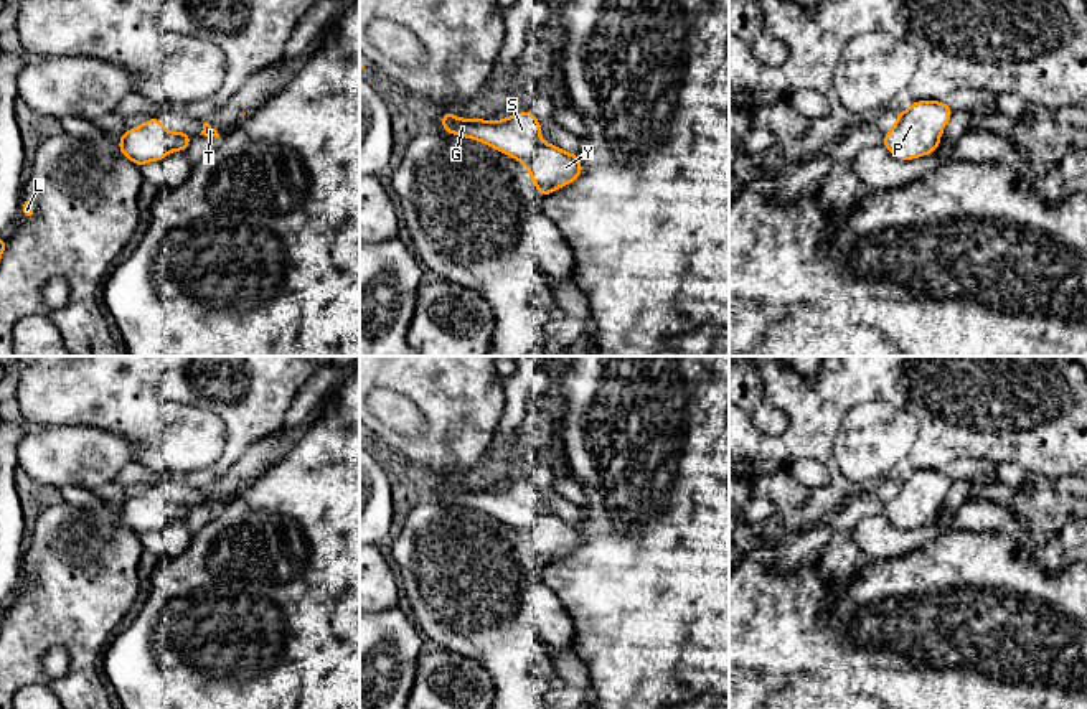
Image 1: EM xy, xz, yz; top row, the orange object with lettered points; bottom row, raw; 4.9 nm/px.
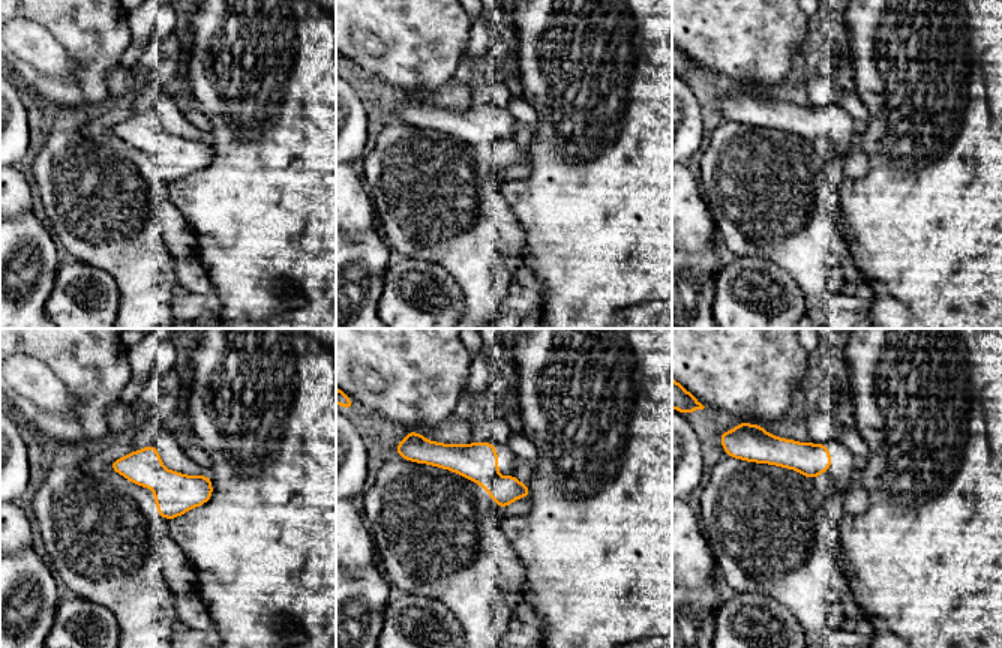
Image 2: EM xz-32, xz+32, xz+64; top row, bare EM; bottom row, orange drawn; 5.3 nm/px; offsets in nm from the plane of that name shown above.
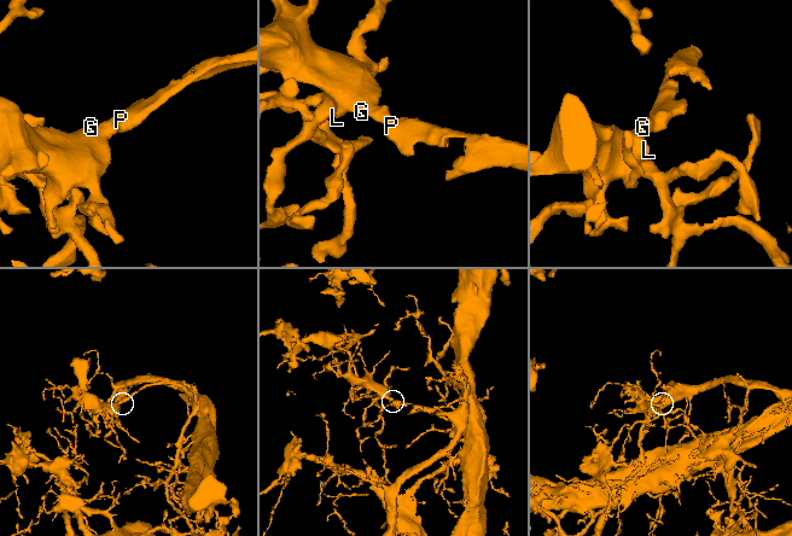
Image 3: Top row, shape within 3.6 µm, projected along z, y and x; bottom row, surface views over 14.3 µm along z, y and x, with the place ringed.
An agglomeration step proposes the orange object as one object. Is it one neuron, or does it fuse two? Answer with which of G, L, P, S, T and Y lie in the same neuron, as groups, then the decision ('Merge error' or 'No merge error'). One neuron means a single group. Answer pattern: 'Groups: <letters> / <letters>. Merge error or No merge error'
Groups: G L P S T Y. No merge error

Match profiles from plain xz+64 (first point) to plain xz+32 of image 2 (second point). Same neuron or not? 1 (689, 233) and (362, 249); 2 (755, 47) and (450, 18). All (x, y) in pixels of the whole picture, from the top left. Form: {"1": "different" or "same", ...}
{"1": "different", "2": "same"}

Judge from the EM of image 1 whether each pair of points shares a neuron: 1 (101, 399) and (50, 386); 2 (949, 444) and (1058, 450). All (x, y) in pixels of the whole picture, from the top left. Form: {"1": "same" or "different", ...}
{"1": "same", "2": "same"}

